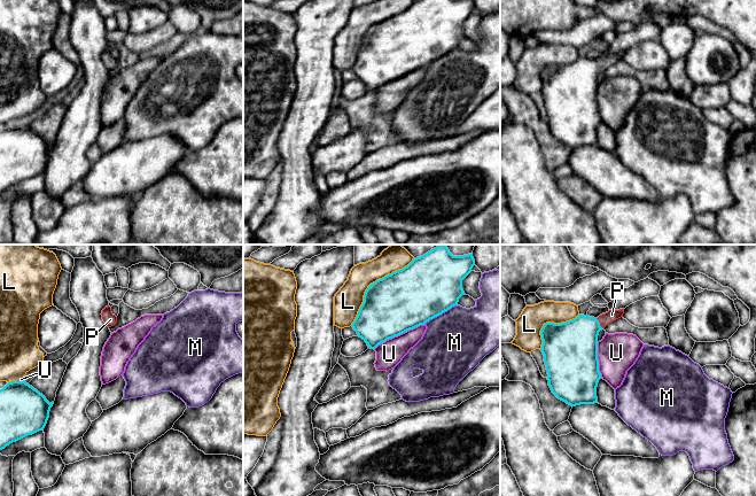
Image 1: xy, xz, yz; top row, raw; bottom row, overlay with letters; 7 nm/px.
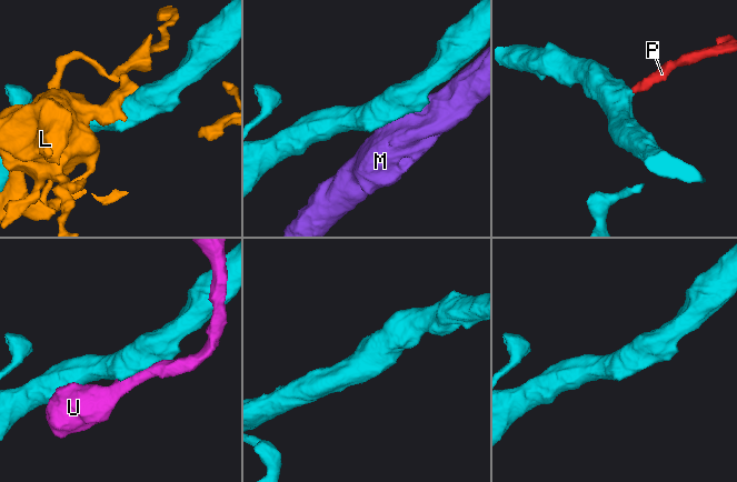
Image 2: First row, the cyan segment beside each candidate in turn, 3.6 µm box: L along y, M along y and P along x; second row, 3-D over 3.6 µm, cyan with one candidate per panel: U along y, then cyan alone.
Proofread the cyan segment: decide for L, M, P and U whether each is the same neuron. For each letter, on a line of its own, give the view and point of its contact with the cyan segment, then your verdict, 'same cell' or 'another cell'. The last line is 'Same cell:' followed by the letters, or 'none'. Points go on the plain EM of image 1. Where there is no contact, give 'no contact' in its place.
L: xz (373, 25) | another cell
M: xz (441, 56) | another cell
P: yz (599, 67) | same cell
U: xz (399, 77) | another cell
Same cell: P

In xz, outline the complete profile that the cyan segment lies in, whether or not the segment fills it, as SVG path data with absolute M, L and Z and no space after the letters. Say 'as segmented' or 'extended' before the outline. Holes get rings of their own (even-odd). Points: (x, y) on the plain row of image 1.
as segmented | M416 0L402 13L371 26L352 65L353 72L371 92L442 57L466 38L462 23L471 15L474 0Z

